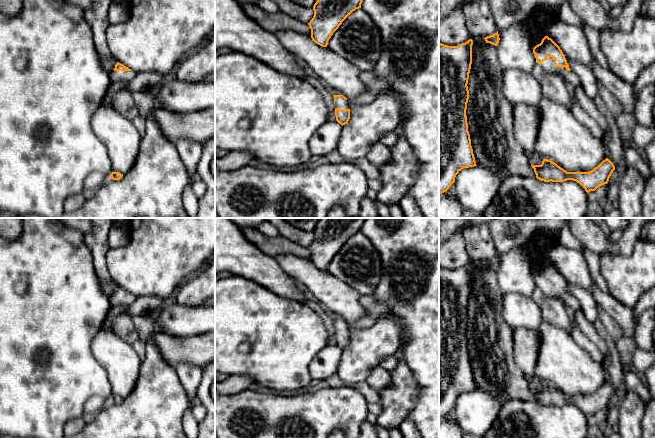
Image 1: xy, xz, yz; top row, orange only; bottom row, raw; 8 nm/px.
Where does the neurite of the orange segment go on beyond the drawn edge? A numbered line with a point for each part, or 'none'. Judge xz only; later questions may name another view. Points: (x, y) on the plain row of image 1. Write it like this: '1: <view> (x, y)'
1: xz (340, 327)

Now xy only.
1: xy (115, 300)

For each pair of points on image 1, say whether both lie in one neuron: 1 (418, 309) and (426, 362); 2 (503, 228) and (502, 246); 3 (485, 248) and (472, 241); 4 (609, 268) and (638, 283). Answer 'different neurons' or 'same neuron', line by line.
1: same neuron
2: same neuron
3: same neuron
4: same neuron

